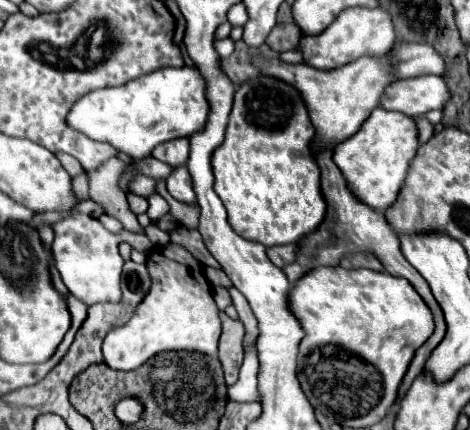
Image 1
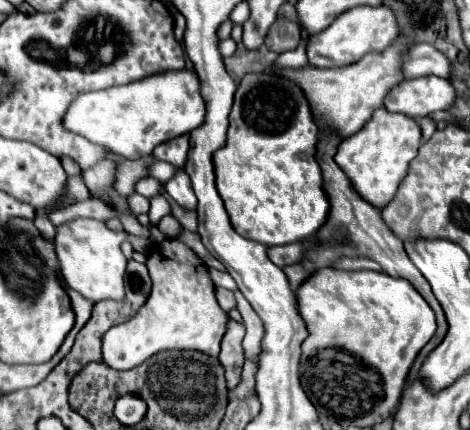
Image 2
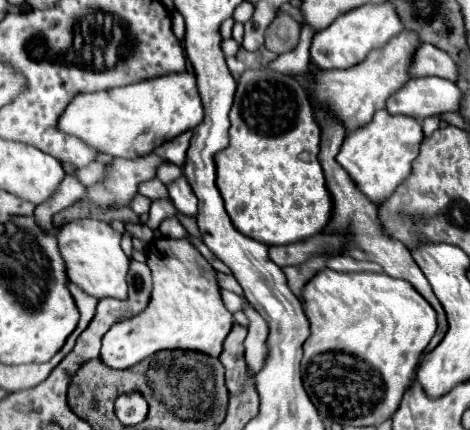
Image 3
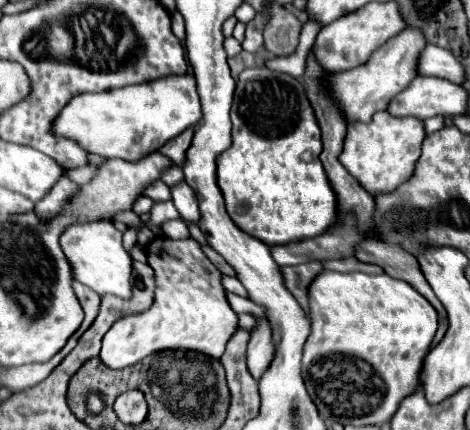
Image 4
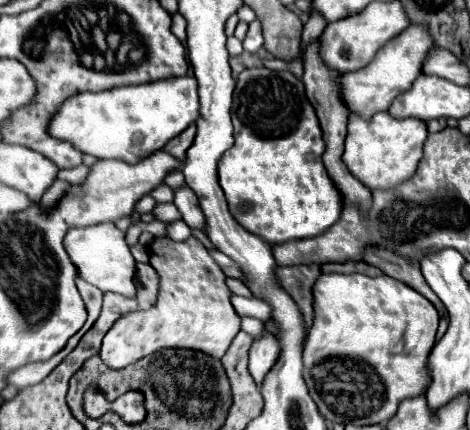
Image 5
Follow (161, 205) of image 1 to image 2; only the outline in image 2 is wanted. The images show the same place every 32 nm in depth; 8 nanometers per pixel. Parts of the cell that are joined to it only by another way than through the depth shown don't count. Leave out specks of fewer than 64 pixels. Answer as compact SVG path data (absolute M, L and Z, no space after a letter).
M156 196L156 198L150 198L150 226L158 226L158 222L162 220L164 214L172 214L170 210L170 204L164 196Z

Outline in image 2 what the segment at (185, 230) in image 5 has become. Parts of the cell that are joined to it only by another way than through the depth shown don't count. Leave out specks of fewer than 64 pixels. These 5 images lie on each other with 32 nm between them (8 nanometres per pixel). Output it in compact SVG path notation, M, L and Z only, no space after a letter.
M174 216L162 218L162 234L166 234L168 238L178 238L180 232L182 232L182 226L178 224L178 220Z

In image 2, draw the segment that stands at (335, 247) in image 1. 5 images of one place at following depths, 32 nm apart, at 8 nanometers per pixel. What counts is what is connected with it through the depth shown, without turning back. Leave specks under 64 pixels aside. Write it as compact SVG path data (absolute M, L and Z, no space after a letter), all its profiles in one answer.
M324 130L320 134L320 142L318 142L318 164L322 168L322 174L324 174L324 190L330 198L330 216L326 220L326 224L320 228L320 232L316 236L320 236L320 248L314 248L308 252L306 260L302 264L292 264L292 266L286 266L284 268L284 274L288 276L290 284L292 284L292 290L296 292L296 288L300 286L300 282L304 282L308 276L312 276L312 272L324 268L324 266L330 266L336 258L340 256L360 256L360 258L370 258L374 262L378 262L384 272L388 272L390 276L394 278L404 278L408 280L420 294L422 298L430 304L430 308L436 312L436 320L438 320L438 330L436 334L432 336L432 340L422 348L422 352L418 354L414 366L412 366L412 372L410 372L410 378L408 378L408 384L412 384L416 378L418 378L418 370L422 366L422 360L442 342L442 338L446 336L446 330L448 330L448 324L446 324L446 316L436 300L436 296L432 294L430 290L430 284L426 282L426 278L422 276L422 272L410 262L406 250L404 250L404 244L402 240L398 240L384 224L382 216L380 216L380 210L374 208L370 202L366 202L350 184L348 176L342 172L342 168L334 162L334 154L336 154L336 148L338 144L342 142L342 138L336 134L336 132L330 132L330 130Z

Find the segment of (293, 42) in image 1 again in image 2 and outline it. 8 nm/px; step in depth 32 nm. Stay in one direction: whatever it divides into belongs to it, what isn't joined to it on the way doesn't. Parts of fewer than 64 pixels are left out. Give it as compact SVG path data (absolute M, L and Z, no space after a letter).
M288 18L276 20L272 24L272 30L268 30L266 34L266 46L276 54L294 50L298 42L300 42L300 24Z

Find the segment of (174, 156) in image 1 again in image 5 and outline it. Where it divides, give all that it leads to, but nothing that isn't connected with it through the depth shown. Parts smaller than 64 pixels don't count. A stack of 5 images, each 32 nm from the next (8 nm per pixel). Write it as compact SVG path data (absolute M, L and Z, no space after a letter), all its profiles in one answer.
M190 124L180 136L172 138L172 140L164 146L164 150L170 152L172 156L176 156L178 160L184 160L184 158L186 158L186 150L188 150L188 148L192 146L192 142L194 142L194 136L196 136L196 124Z

